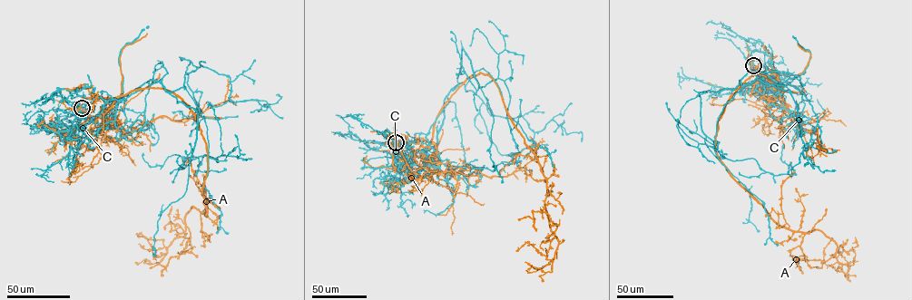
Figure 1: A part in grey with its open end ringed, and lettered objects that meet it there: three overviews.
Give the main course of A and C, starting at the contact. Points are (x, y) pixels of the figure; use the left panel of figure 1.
A: (82, 110), (151, 88), (194, 114), (207, 212), (192, 206), (184, 236), (155, 258), (136, 234)
C: (82, 108), (67, 99), (83, 88), (110, 101), (159, 82), (198, 112), (190, 161), (218, 162), (142, 153)

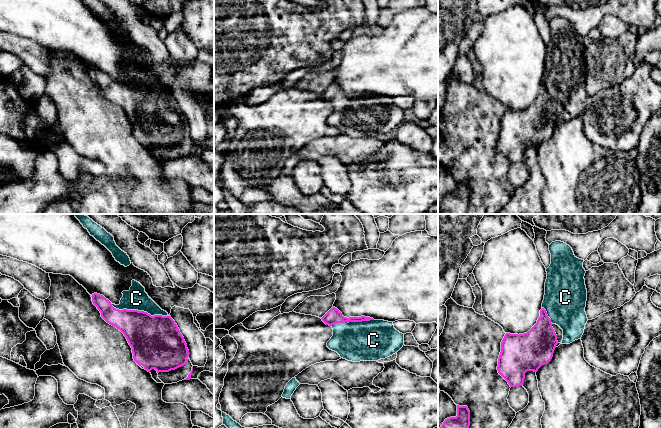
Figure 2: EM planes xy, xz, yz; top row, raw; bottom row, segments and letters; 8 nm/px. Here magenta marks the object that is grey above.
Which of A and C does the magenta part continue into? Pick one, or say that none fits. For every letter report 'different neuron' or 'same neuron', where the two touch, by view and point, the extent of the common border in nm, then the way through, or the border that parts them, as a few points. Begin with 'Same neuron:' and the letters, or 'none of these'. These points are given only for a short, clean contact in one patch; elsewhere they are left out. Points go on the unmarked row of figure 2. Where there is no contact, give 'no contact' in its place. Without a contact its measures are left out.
Same neuron: C
A: different neuron | no contact
C: same neuron | xy (139, 87) | 480 nm

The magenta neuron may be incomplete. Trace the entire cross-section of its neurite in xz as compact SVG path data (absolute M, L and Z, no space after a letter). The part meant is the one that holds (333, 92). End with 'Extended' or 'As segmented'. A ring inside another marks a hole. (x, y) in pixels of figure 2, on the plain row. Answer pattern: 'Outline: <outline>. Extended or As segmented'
Outline: M335 83L321 95L333 105L327 123L348 137L378 137L404 121L404 110L394 104L393 98L365 92L347 94Z. Extended

